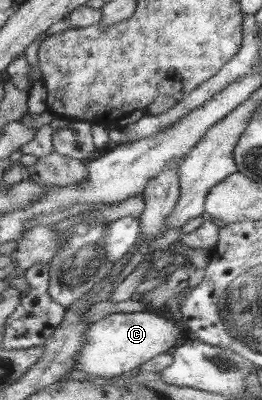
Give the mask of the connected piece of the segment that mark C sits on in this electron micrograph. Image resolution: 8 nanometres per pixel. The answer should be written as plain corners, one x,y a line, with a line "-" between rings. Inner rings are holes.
144,310
134,313
114,313
88,327
84,337
84,349
78,353
75,370
92,376
124,378
128,372
136,371
146,362
160,354
174,352
191,336
171,316

